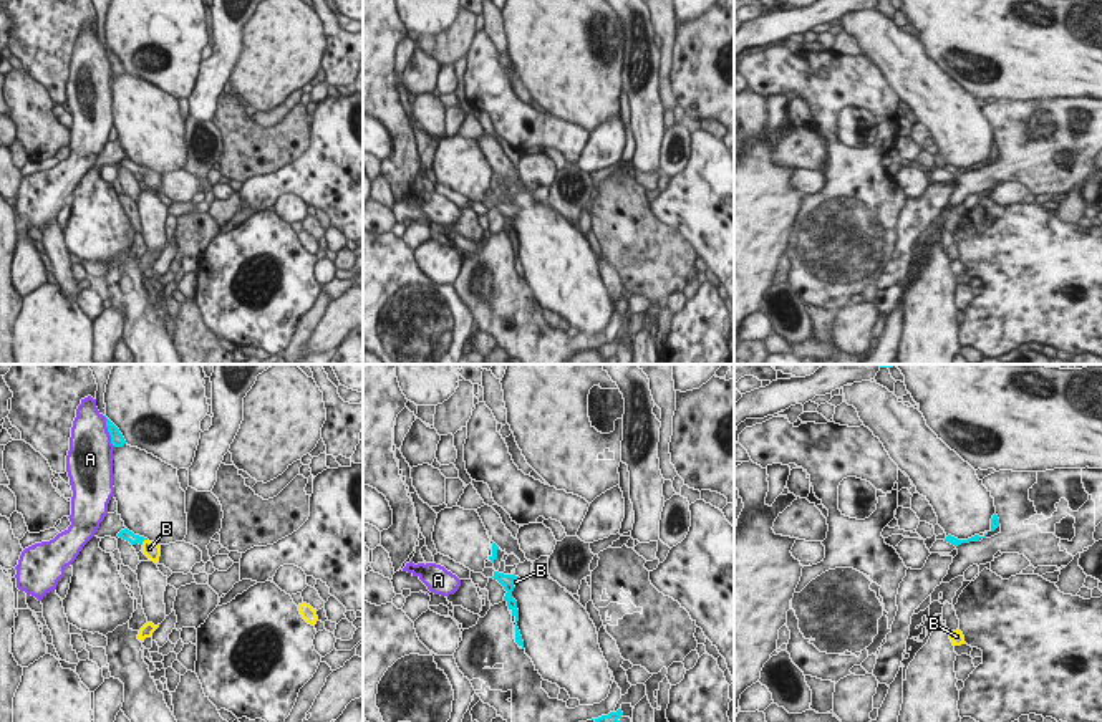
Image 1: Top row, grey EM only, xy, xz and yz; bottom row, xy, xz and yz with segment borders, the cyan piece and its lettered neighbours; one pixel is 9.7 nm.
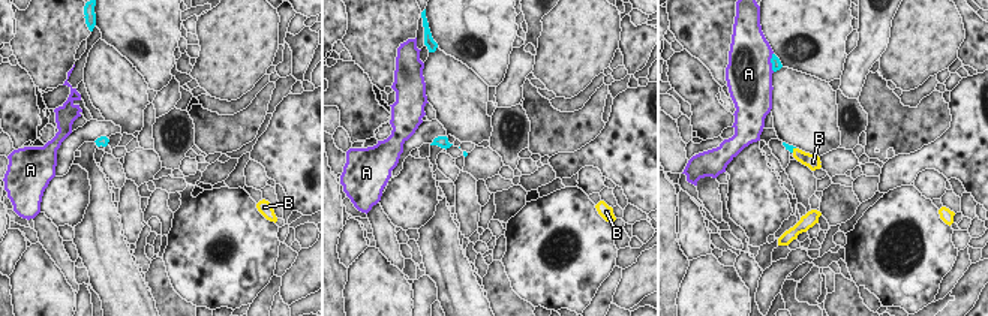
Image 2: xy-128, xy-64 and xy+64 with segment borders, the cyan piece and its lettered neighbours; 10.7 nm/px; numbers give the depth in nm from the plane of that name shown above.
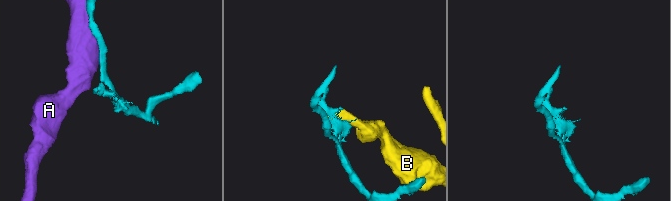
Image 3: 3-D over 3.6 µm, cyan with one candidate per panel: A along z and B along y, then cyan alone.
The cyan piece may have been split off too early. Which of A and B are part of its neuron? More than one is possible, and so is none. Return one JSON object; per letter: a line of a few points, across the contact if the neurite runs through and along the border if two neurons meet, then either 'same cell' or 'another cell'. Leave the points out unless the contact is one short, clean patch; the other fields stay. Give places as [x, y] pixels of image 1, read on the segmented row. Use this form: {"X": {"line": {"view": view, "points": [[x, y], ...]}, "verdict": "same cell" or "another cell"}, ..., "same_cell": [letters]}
{"A": {"verdict": "another cell"}, "B": {"line": {"view": "xy", "points": [[125, 534], [143, 540], [149, 548]]}, "verdict": "same cell"}, "same_cell": ["B"]}

